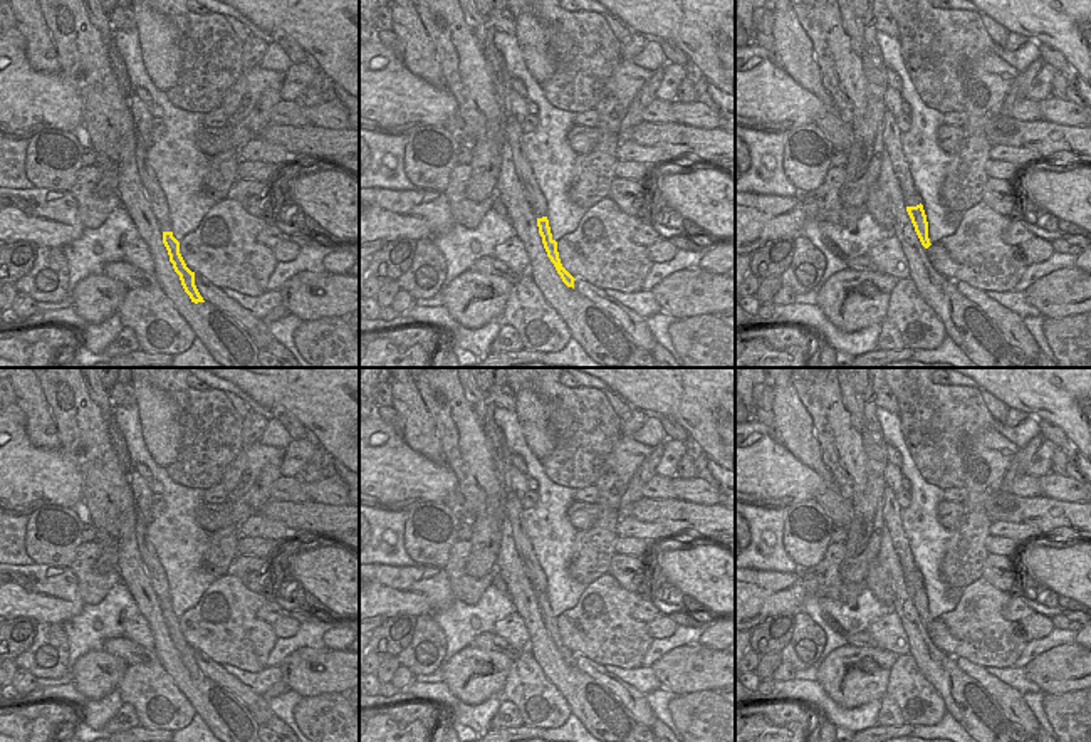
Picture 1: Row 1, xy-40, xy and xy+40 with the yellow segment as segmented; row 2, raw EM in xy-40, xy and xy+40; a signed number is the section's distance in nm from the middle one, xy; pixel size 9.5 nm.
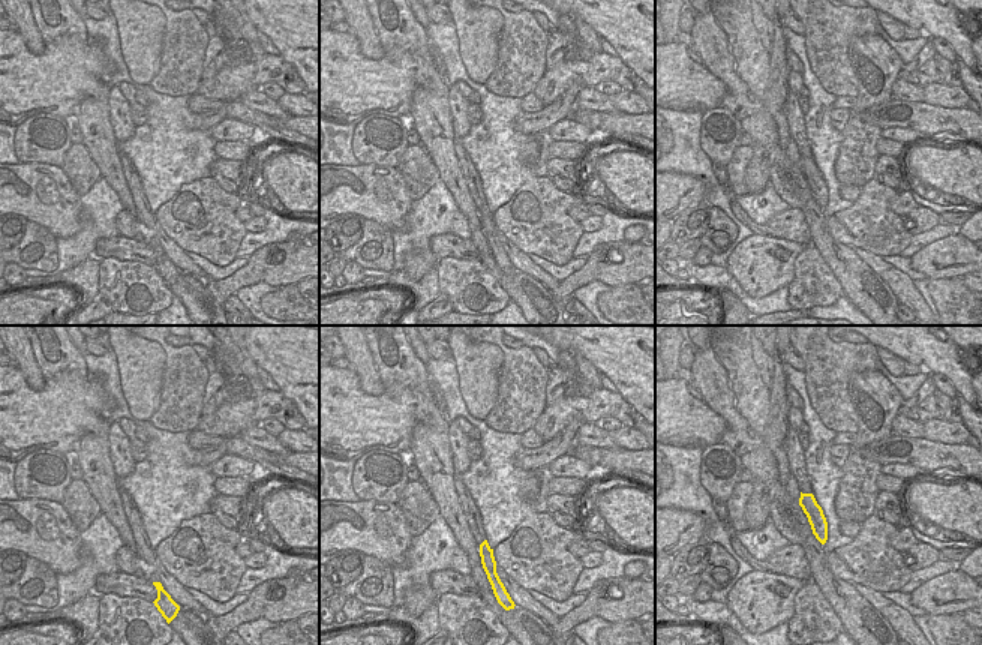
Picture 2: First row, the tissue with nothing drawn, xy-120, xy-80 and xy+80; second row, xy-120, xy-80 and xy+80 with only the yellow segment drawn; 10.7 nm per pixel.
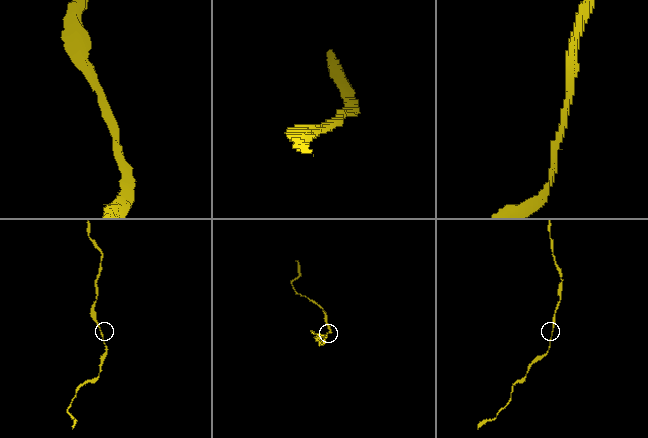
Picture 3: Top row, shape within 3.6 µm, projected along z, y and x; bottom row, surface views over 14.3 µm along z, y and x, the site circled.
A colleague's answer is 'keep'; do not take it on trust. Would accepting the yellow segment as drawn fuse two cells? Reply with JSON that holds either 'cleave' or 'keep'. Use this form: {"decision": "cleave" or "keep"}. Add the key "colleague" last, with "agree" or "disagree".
{"decision": "keep", "colleague": "agree"}

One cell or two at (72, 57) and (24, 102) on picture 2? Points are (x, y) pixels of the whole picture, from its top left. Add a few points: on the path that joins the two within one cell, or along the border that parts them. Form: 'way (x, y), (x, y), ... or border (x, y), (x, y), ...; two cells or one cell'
way (60, 69), (36, 90); one cell

